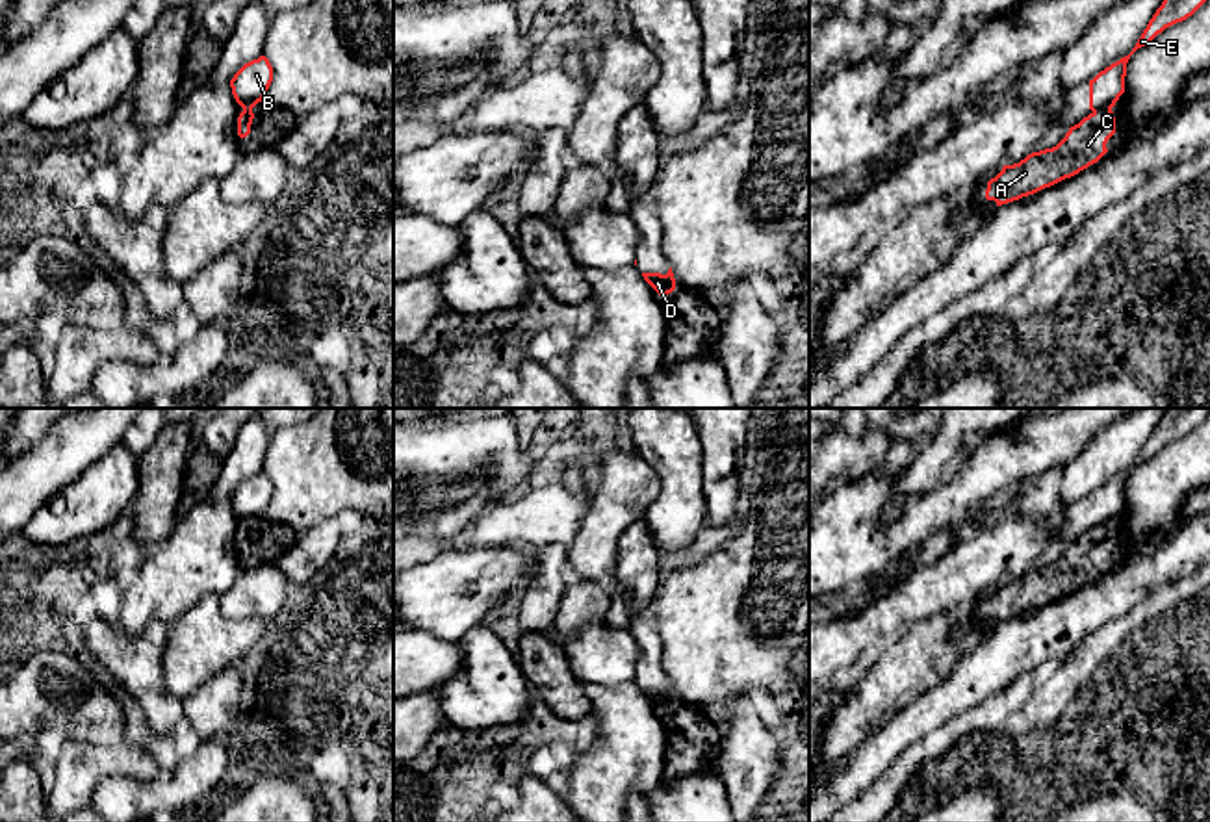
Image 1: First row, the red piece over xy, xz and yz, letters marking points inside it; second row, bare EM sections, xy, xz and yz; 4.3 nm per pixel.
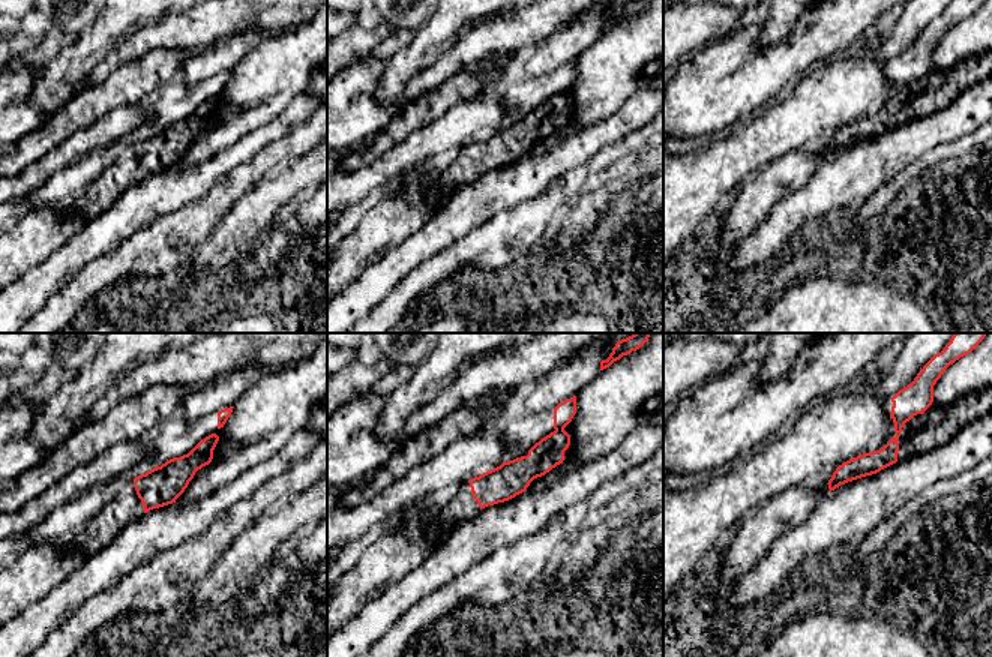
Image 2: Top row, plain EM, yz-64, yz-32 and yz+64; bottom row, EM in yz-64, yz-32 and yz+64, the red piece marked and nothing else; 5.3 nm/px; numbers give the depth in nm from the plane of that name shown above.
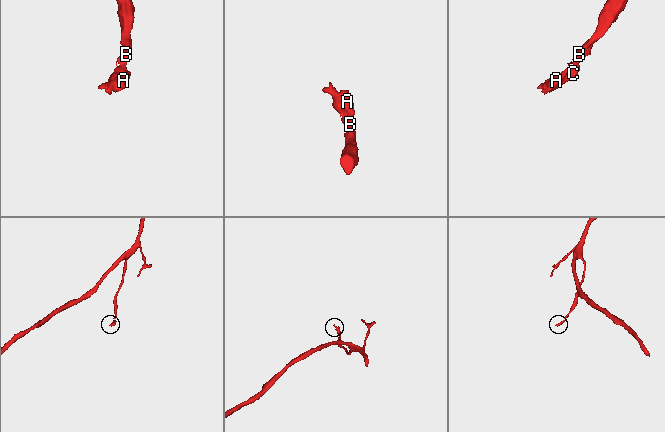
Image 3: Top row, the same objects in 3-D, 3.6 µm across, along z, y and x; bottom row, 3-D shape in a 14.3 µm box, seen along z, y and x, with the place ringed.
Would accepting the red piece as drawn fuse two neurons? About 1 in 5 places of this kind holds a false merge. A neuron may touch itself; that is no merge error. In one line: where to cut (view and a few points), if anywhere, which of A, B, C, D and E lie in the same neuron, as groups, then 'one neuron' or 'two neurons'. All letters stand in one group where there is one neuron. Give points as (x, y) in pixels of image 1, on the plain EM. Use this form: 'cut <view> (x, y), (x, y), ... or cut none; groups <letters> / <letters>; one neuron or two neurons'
cut yz (1110, 524), (1094, 527); groups A C / B D E; two neurons

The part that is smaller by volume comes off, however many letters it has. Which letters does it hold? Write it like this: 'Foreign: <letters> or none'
Foreign: A, C

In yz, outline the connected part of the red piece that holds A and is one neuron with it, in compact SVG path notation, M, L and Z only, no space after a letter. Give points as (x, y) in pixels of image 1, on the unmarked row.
M1097 525L1071 542L1052 564L1028 570L987 597L985 614L997 622L1034 610L1097 579L1106 568L1108 555L1115 549L1112 525Z

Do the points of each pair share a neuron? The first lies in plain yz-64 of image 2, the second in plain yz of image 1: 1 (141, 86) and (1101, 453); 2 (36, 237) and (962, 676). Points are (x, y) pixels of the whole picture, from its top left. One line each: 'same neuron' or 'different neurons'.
1: different neurons
2: different neurons

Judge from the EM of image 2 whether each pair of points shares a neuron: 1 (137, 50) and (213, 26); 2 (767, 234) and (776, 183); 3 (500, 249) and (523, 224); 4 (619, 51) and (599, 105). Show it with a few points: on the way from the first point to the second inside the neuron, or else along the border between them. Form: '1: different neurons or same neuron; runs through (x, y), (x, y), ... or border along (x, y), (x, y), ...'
1: same neuron; runs through (156, 45), (165, 44), (177, 33), (194, 29)
2: different neurons; border along (802, 186), (782, 198), (749, 233)
3: same neuron; runs through (503, 243), (517, 230)
4: same neuron; runs through (613, 65), (599, 92)

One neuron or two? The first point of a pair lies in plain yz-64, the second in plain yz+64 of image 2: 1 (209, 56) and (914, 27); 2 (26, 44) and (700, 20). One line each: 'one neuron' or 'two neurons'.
1: one neuron
2: one neuron

